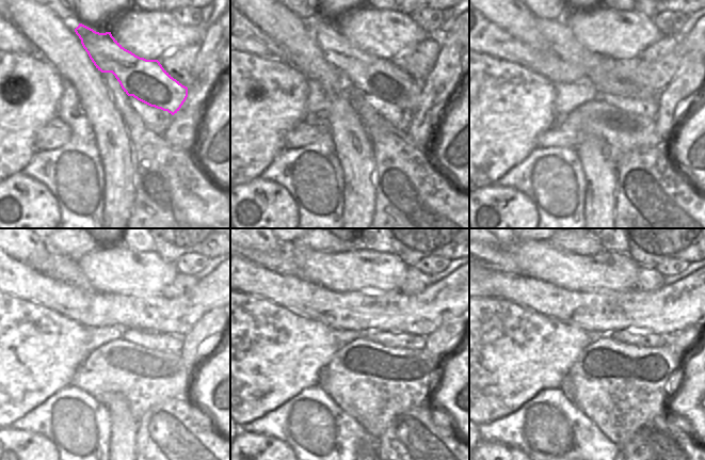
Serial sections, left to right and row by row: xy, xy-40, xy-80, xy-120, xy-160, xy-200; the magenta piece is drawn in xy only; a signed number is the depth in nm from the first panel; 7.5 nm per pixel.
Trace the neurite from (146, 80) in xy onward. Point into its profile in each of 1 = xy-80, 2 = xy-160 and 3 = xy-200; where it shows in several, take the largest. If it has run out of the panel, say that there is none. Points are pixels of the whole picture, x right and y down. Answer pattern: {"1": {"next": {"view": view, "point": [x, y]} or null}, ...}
{"1": {"next": {"view": "xy-80", "point": [556, 32]}}, "2": {"next": {"view": "xy-160", "point": [279, 260]}}, "3": {"next": {"view": "xy-200", "point": [492, 257]}}}

